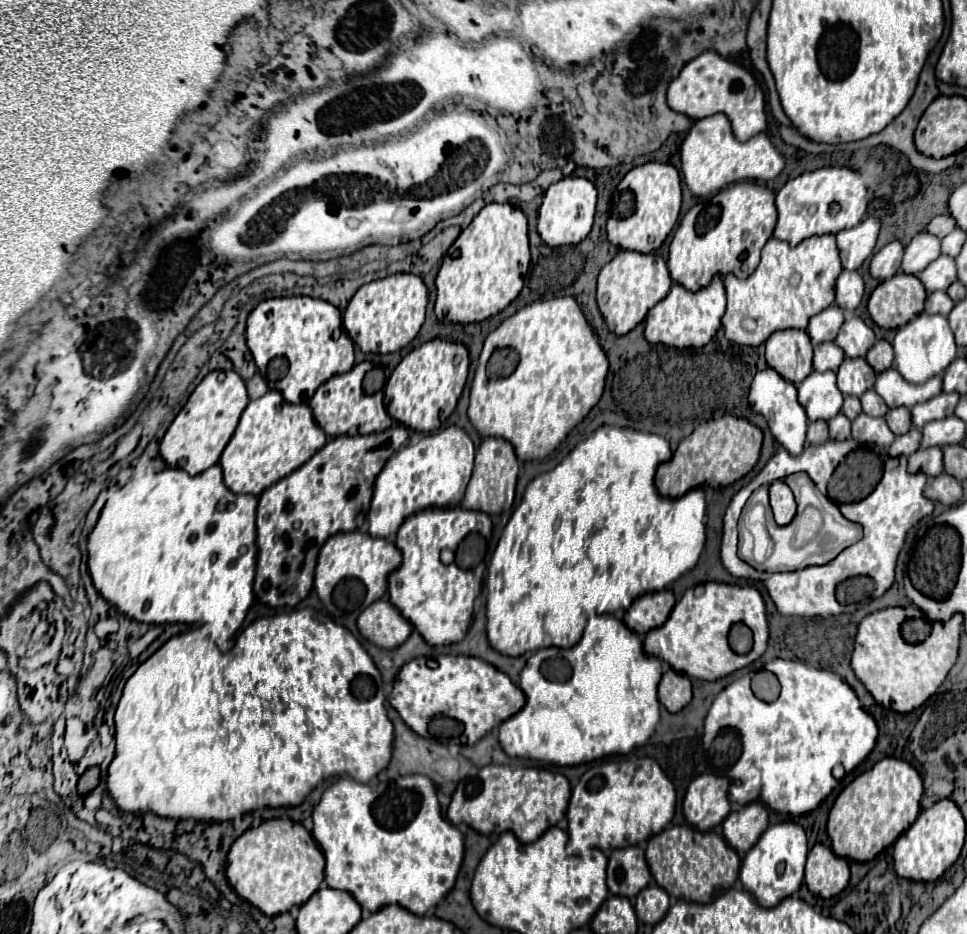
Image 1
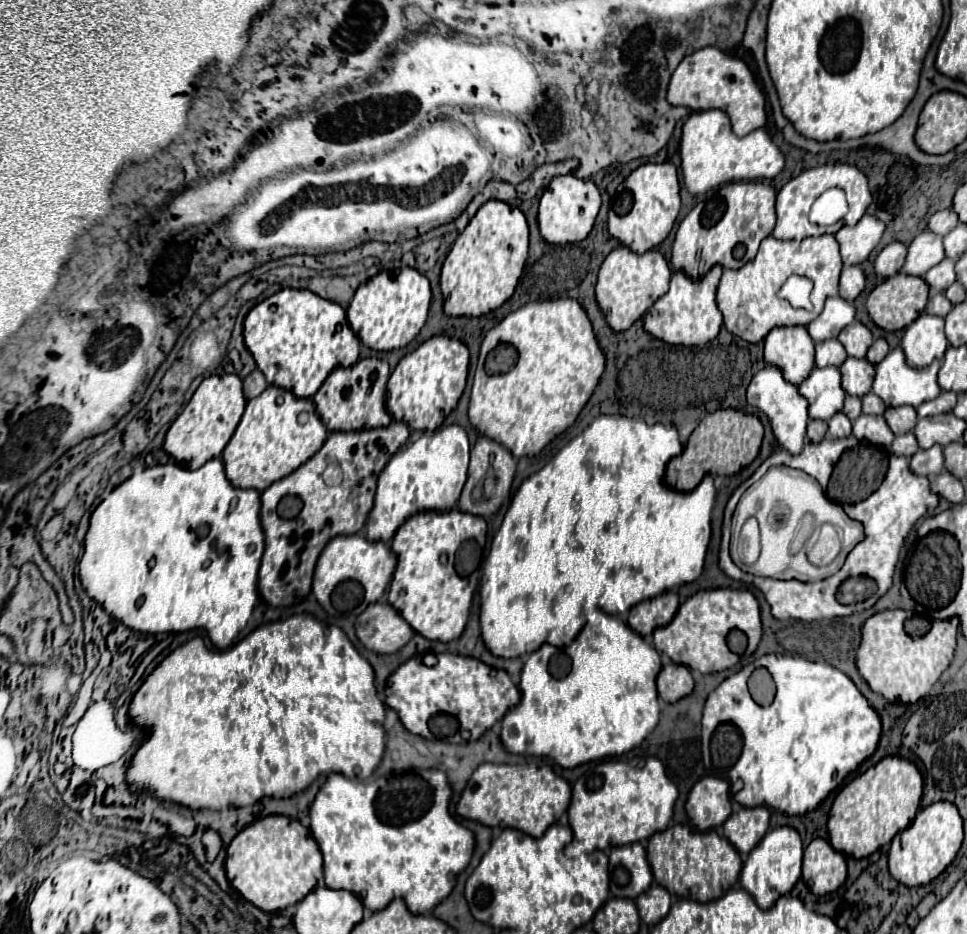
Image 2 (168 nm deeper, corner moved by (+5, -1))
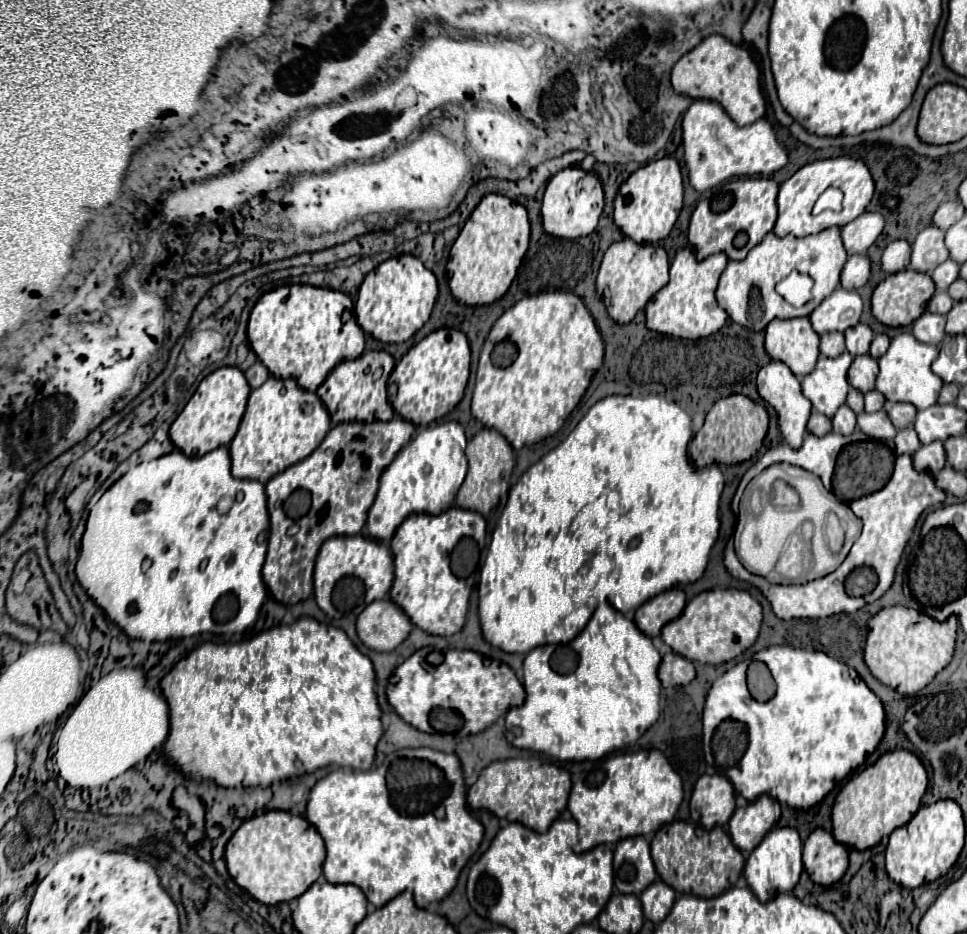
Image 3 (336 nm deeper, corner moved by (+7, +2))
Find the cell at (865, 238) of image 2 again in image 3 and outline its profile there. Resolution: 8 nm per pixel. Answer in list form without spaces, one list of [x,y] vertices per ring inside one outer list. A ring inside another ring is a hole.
[[[864,212],[850,224],[842,226],[842,242],[848,256],[864,254],[882,234],[882,228],[884,218],[878,212]]]

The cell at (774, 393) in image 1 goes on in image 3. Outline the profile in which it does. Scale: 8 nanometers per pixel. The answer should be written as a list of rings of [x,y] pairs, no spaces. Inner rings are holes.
[[[772,360],[770,364],[766,364],[764,368],[760,368],[758,378],[756,378],[756,386],[758,386],[758,394],[764,402],[768,402],[776,412],[778,412],[778,428],[782,438],[794,448],[798,450],[802,446],[804,434],[806,434],[806,422],[812,414],[812,404],[810,400],[802,394],[800,388],[800,380],[790,372],[790,368],[784,362]]]

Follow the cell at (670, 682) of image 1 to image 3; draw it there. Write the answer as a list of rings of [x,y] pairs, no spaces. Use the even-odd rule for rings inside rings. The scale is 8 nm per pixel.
[[[676,652],[664,654],[660,670],[658,670],[658,678],[660,678],[664,688],[686,686],[694,680],[694,676],[696,676],[694,674],[694,664],[688,658],[684,658]]]

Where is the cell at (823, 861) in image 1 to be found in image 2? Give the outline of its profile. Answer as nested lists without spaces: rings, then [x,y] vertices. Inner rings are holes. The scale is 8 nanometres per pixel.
[[[814,839],[804,849],[802,879],[814,895],[836,891],[846,881],[846,857],[824,839]]]

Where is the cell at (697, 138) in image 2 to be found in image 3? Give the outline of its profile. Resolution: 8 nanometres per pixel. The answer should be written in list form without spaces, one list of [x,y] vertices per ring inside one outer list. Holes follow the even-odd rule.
[[[694,100],[682,118],[682,146],[690,186],[704,192],[732,176],[756,176],[778,172],[788,162],[788,152],[778,144],[772,126],[760,118],[748,126],[734,126],[718,102]]]

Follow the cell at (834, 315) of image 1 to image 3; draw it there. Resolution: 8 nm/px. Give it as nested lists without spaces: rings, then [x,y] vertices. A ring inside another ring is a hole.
[[[836,288],[828,298],[820,302],[820,306],[810,314],[810,322],[816,334],[826,332],[844,332],[858,324],[862,314],[862,300],[856,290]]]

